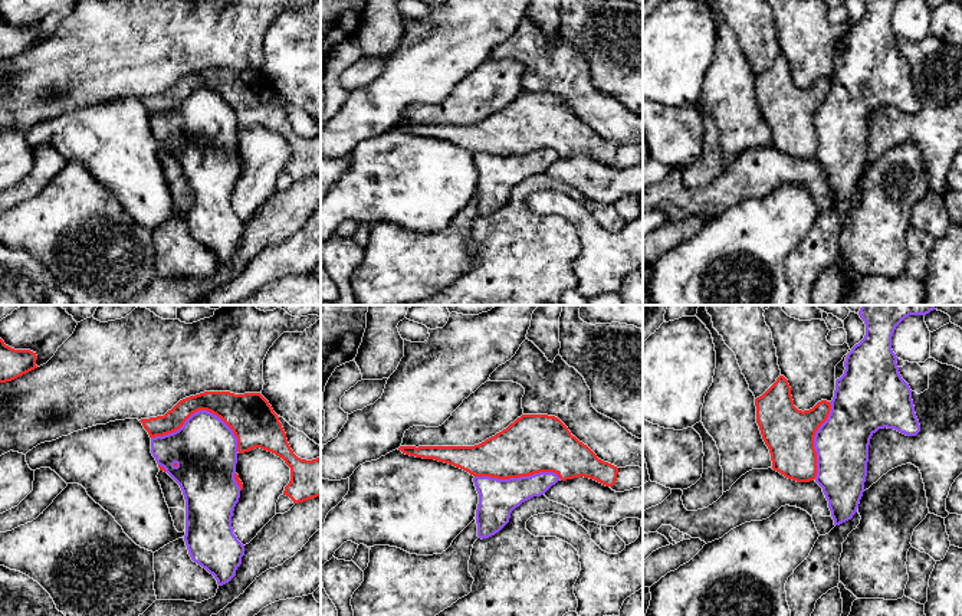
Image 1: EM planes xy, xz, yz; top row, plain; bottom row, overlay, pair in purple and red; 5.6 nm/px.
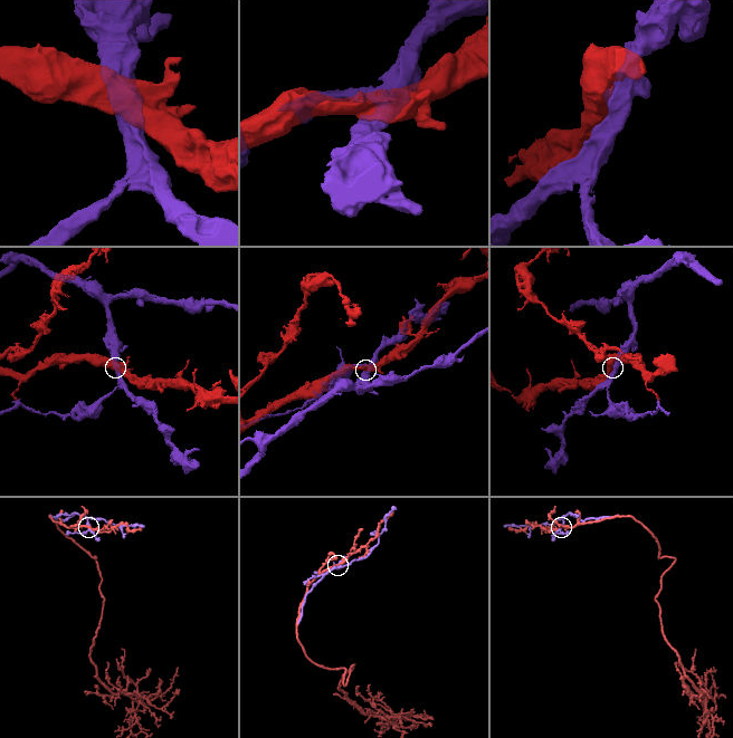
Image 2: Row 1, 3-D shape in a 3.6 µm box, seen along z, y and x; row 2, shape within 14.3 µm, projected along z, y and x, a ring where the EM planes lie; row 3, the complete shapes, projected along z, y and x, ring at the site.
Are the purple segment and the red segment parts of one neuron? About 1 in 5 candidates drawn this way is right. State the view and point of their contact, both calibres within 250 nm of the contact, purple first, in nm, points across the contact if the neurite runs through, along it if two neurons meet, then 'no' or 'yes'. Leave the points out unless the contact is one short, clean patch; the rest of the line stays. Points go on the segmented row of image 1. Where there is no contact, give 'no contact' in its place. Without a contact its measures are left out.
xy (202, 410) | 360/240 nm | no

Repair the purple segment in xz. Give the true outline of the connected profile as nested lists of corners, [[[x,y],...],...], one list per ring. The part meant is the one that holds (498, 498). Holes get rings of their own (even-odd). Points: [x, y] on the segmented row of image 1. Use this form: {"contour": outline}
{"contour": [[[539,472],[529,476],[498,479],[475,476],[479,494],[476,509],[477,537],[489,538],[499,533],[510,518],[510,512],[522,502],[544,495],[559,481],[554,472]]]}

